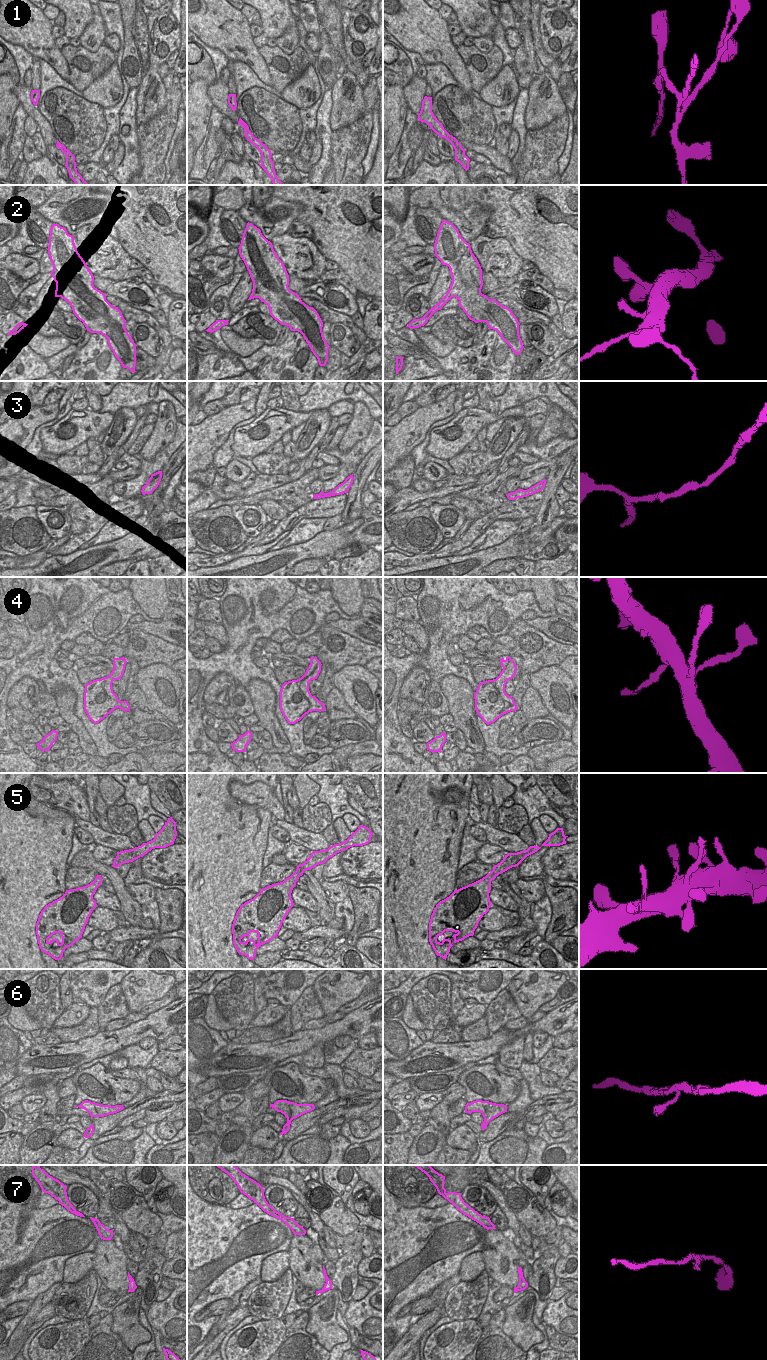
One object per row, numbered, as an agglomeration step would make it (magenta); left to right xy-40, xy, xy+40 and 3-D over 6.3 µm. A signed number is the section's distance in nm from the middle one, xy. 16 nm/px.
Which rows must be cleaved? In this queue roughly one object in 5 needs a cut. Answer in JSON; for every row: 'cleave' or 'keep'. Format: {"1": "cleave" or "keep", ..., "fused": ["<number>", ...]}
{"1": "cleave", "2": "keep", "3": "keep", "4": "keep", "5": "keep", "6": "keep", "7": "keep", "fused": ["1"]}

